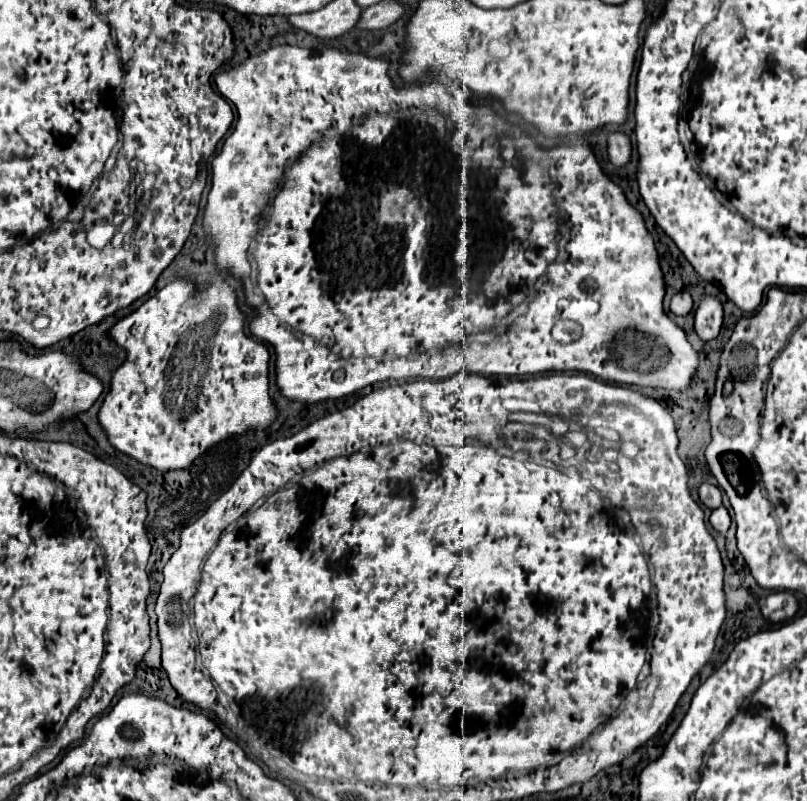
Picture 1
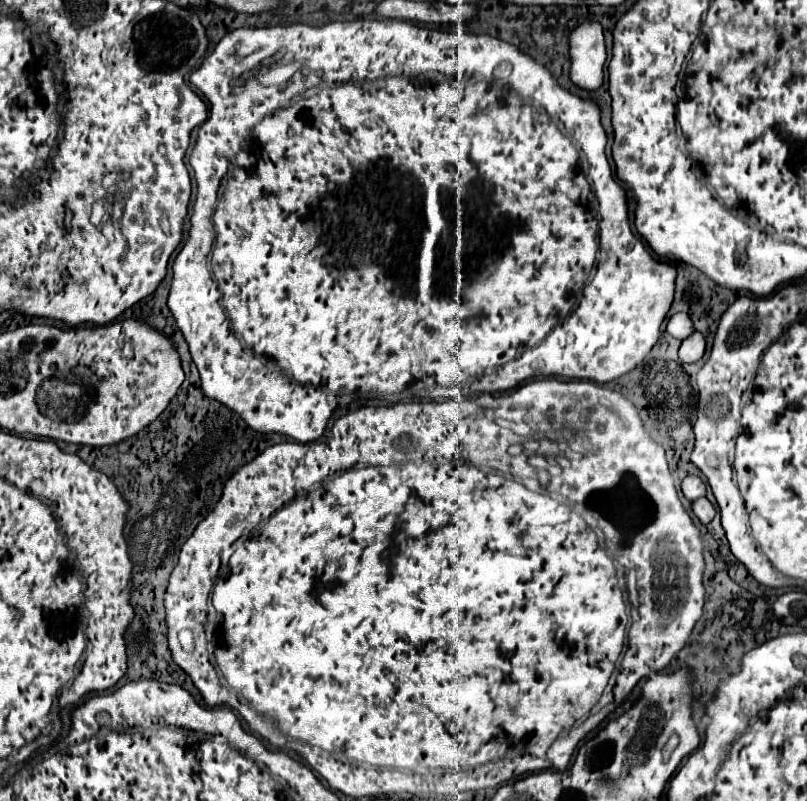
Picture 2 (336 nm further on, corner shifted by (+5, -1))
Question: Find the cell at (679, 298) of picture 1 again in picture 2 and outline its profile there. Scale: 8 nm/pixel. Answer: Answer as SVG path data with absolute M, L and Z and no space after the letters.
M673 313L667 321L667 333L671 333L677 339L685 339L693 331L693 323L689 313Z

